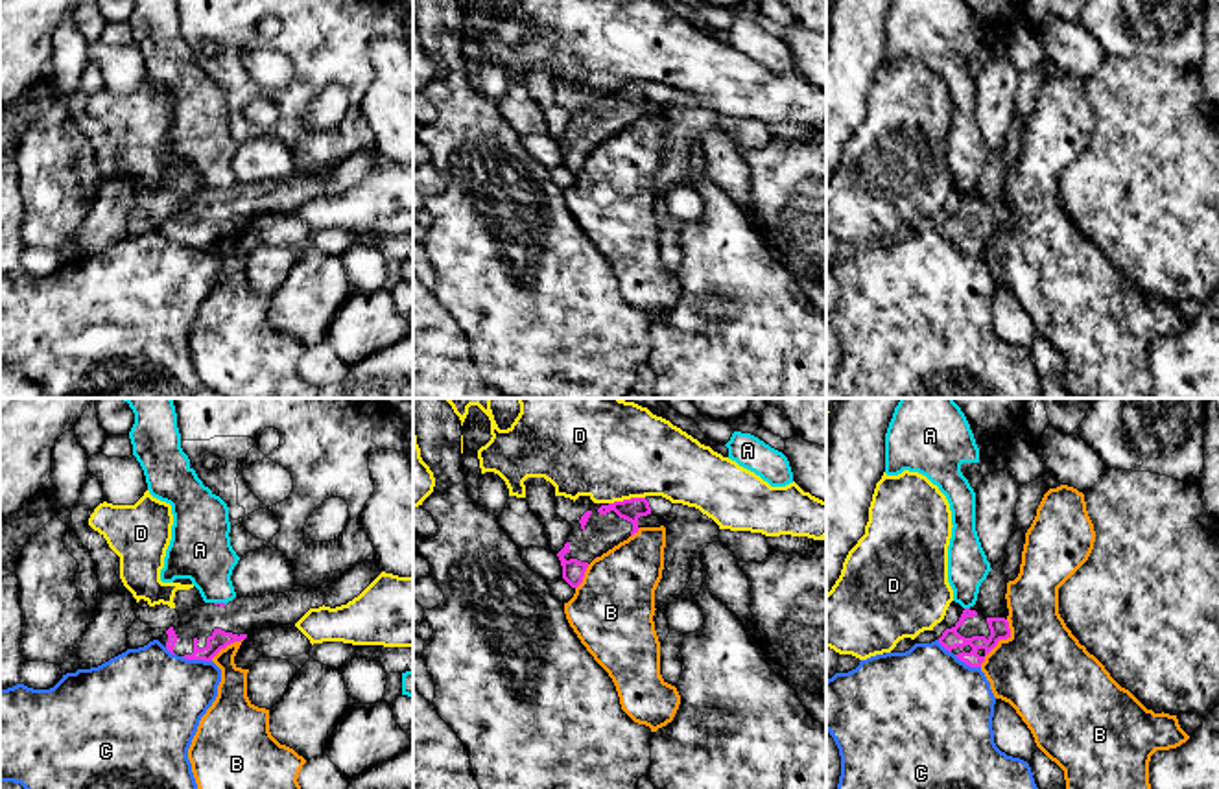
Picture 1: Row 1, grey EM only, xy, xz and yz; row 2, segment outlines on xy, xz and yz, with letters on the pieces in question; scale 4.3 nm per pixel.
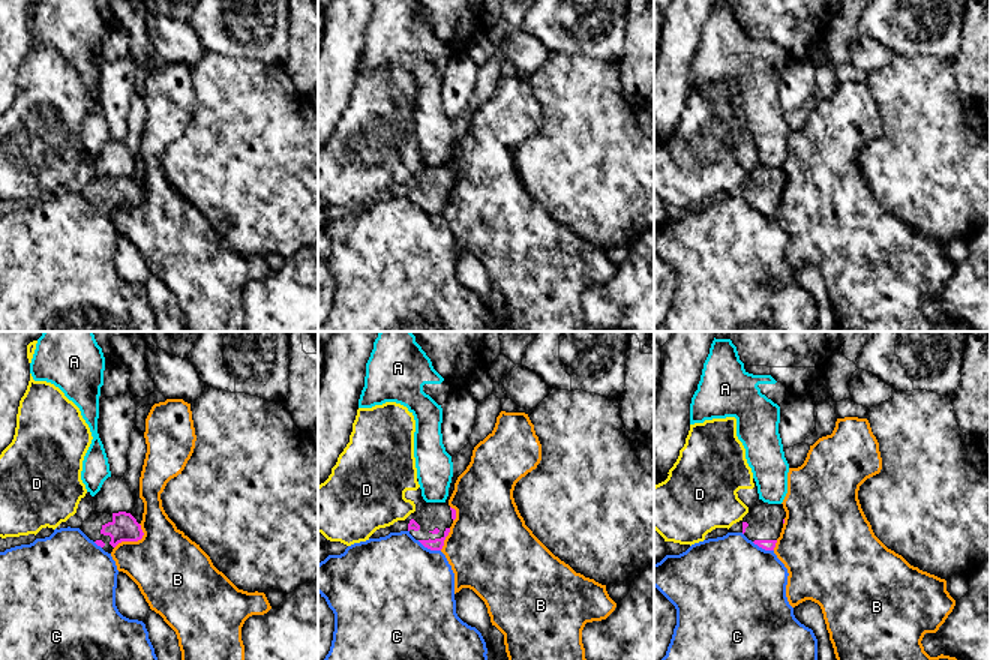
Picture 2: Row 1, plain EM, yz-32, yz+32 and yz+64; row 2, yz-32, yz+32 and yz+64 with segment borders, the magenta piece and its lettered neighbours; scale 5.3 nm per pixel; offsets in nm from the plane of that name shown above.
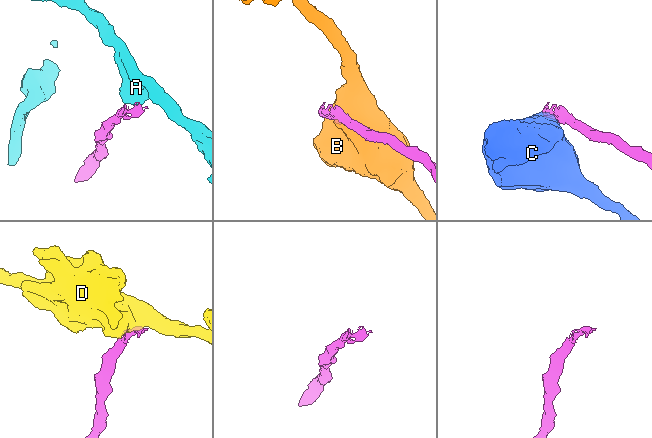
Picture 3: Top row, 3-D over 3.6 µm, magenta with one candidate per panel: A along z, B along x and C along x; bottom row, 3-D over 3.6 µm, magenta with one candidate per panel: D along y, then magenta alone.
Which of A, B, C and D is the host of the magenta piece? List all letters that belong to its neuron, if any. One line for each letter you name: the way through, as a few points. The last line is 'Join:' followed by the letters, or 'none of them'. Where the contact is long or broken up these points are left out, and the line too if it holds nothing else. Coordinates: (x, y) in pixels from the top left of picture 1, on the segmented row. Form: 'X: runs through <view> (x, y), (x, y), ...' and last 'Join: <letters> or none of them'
Join: none of them

